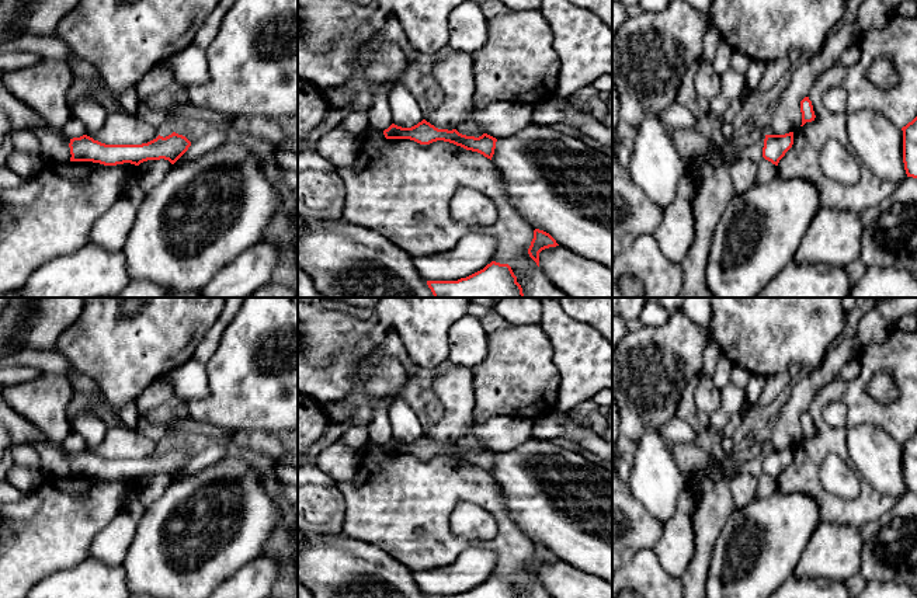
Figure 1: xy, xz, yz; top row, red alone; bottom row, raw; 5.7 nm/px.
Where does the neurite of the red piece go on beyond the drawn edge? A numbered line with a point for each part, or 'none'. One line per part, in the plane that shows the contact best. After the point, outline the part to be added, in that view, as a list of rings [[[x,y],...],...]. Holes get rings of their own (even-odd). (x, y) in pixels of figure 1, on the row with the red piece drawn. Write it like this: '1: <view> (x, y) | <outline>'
none

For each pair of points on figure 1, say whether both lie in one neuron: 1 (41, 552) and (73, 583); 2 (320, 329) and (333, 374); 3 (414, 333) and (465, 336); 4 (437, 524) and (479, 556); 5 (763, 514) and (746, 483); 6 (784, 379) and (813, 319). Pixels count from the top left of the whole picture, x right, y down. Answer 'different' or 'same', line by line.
1: different
2: different
3: different
4: different
5: different
6: different

